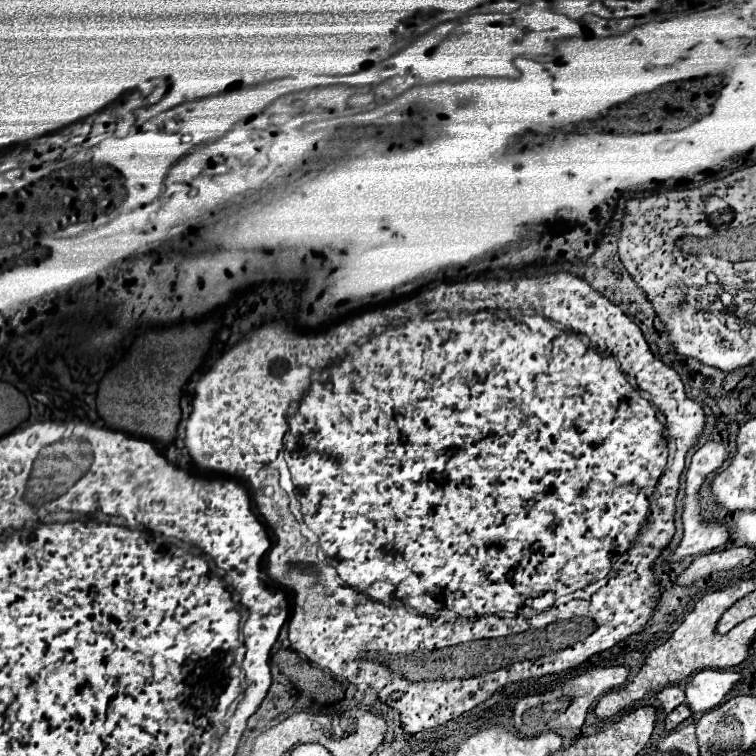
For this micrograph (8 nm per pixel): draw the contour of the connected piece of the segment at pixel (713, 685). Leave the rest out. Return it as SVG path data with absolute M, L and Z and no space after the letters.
M700 670L686 688L686 704L692 712L708 712L722 704L724 696L742 680L742 674L732 670Z

